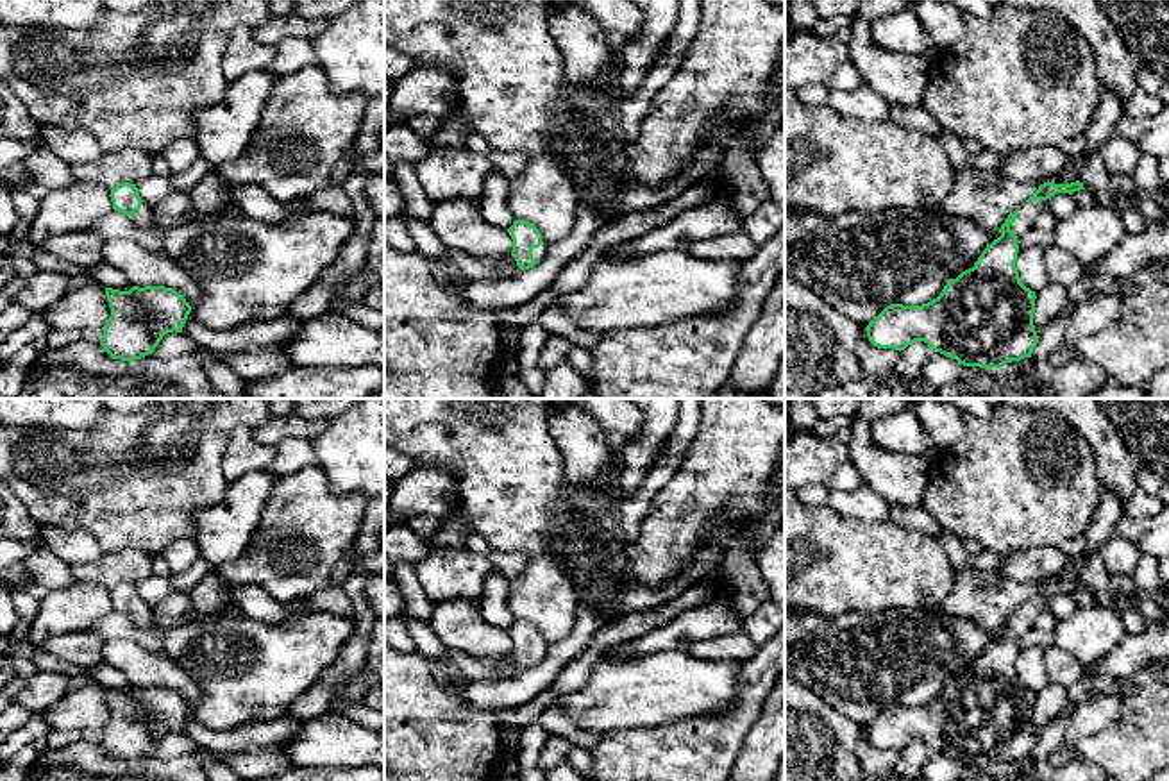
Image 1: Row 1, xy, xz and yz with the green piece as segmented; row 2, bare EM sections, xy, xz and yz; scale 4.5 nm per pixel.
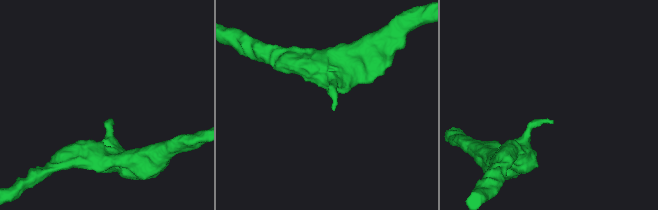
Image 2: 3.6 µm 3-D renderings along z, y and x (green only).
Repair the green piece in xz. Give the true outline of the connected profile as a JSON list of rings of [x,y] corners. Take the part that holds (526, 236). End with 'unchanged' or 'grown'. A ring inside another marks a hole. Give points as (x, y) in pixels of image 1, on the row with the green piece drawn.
[[[515,220],[508,232],[513,239],[511,256],[520,270],[533,268],[547,256],[549,243],[533,223]]]; grown

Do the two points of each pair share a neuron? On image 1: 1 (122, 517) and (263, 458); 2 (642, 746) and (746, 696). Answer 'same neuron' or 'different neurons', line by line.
1: different neurons
2: same neuron

